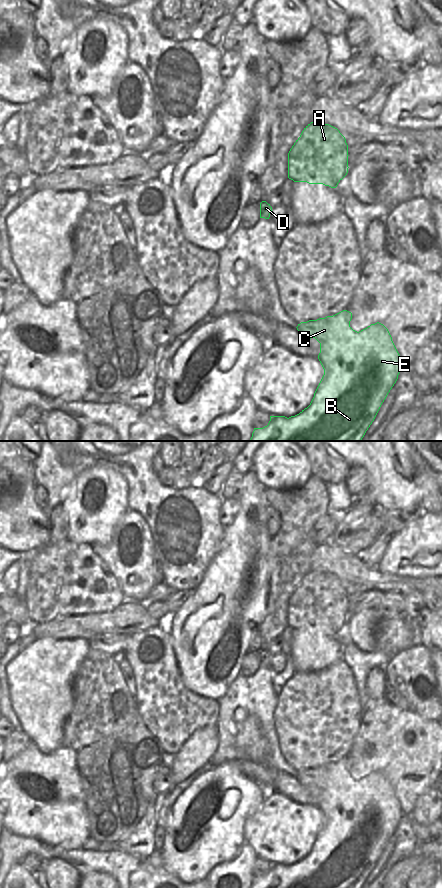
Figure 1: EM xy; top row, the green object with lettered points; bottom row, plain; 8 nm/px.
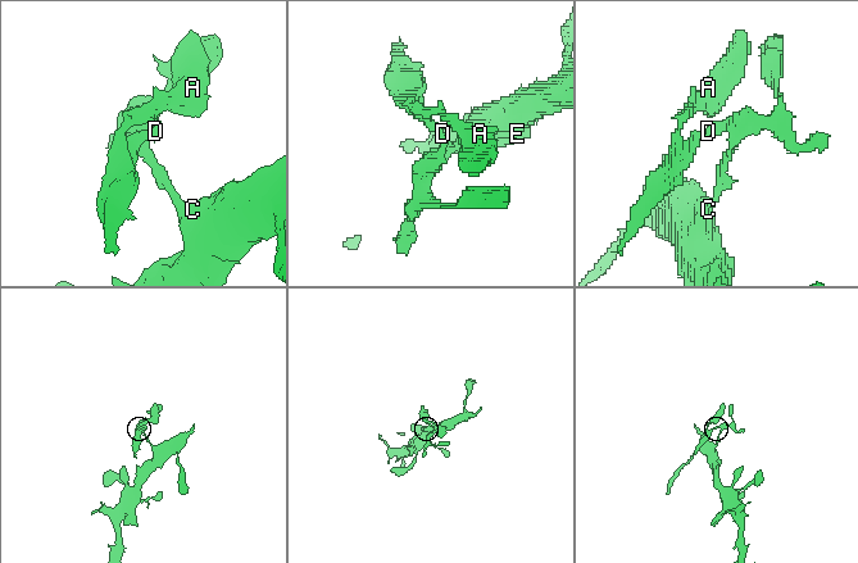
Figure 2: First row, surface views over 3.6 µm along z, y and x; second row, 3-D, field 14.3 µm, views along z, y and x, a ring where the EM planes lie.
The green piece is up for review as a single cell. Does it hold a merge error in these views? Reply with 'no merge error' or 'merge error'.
merge error

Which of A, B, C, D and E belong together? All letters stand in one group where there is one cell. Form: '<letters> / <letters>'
A D / B C E

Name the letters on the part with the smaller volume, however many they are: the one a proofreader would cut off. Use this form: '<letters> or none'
A, D

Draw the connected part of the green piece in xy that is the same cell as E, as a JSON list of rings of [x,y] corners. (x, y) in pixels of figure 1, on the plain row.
[[[343,758],[333,764],[312,768],[307,774],[296,775],[303,786],[315,786],[320,791],[318,807],[324,823],[307,856],[289,866],[270,864],[267,874],[254,876],[250,888],[362,888],[404,814],[392,785],[383,772],[377,770],[357,780],[350,775],[351,767],[352,761]]]

